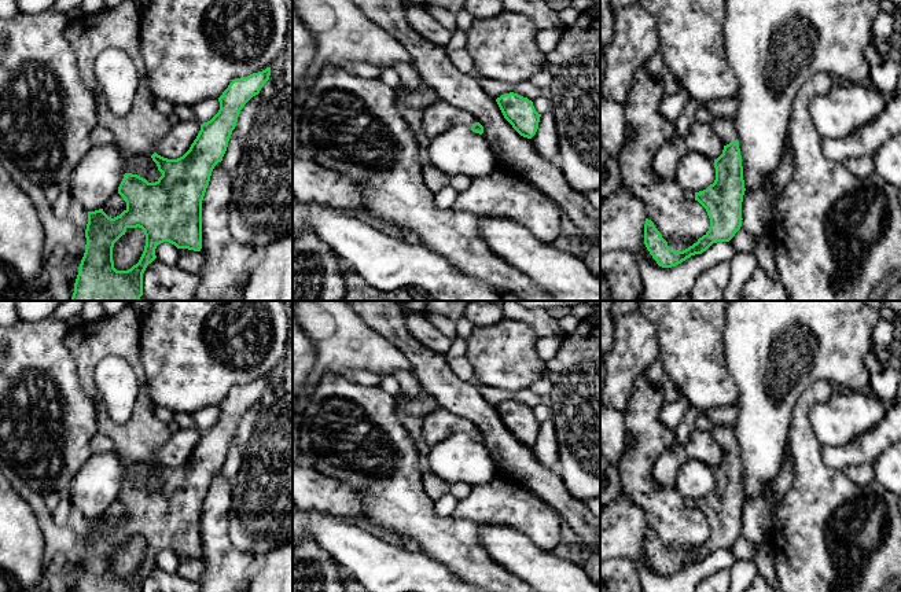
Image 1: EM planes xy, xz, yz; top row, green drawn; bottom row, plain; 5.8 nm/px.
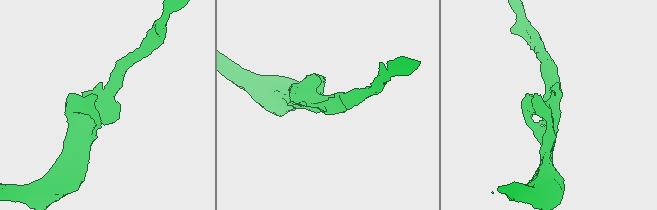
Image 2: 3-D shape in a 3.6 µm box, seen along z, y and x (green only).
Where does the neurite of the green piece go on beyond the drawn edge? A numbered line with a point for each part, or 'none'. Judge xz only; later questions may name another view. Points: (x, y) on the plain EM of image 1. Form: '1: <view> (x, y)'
1: xz (438, 425)

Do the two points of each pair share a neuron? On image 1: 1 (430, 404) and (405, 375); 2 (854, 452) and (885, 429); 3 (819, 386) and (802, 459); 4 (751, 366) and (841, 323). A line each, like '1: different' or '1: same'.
1: same
2: same
3: same
4: same

